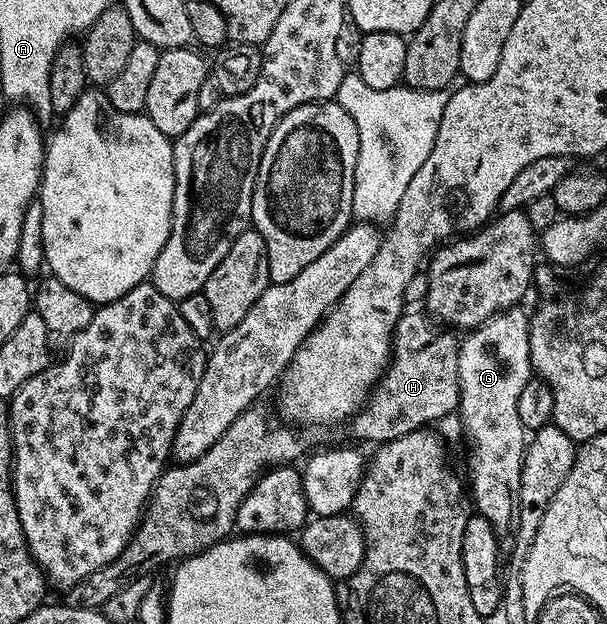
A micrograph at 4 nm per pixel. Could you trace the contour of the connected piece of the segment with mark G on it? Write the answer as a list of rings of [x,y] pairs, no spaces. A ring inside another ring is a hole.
[[[516,305],[507,311],[498,311],[492,319],[485,321],[480,327],[474,328],[471,335],[459,344],[459,409],[457,419],[463,422],[463,431],[471,438],[471,483],[469,479],[469,491],[473,496],[473,507],[478,514],[481,514],[493,525],[495,536],[499,538],[500,552],[514,552],[517,547],[517,536],[519,534],[519,490],[521,489],[521,469],[523,468],[523,452],[525,450],[525,429],[521,425],[521,416],[517,413],[517,403],[521,398],[521,389],[533,377],[531,370],[531,358],[529,357],[529,329],[531,321],[528,312],[523,312],[522,306]]]

